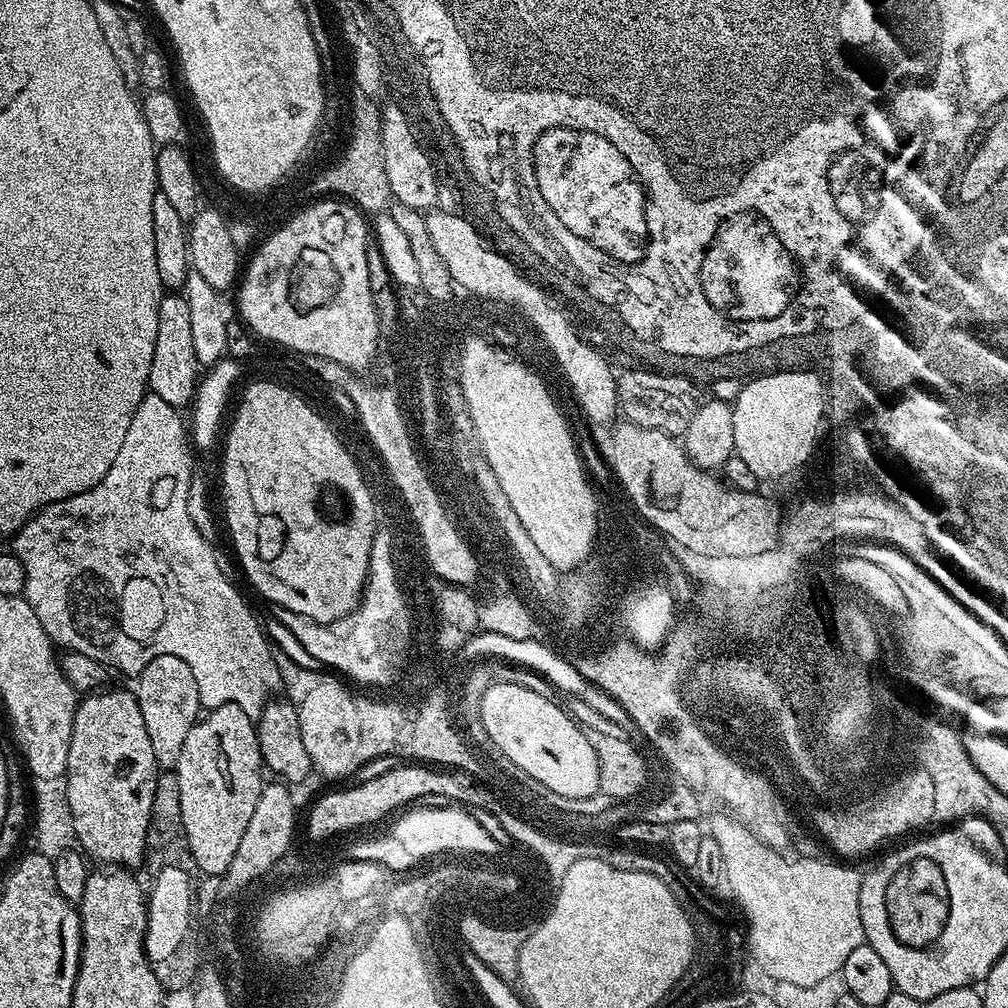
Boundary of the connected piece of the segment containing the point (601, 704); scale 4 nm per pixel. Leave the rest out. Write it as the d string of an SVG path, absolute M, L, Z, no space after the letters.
M496 633L494 636L480 636L477 640L472 640L468 645L468 656L479 655L496 655L501 662L509 664L518 664L522 668L530 668L533 672L540 673L549 684L554 685L561 693L569 696L576 696L580 700L585 700L592 708L600 712L607 720L617 722L625 719L625 712L622 706L611 696L610 693L604 692L596 684L592 684L581 674L580 669L571 660L563 660L556 652L551 652L546 643L539 639L516 641L514 638L503 637L502 634Z

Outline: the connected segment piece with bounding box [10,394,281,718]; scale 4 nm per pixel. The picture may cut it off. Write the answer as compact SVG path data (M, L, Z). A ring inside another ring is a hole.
M151 394L144 395L142 402L138 402L138 410L134 410L134 418L130 418L130 430L126 430L126 438L122 442L122 447L118 449L118 458L114 458L114 466L110 466L106 478L102 478L98 486L82 494L74 494L65 500L48 504L32 515L11 537L10 552L18 558L22 570L25 571L22 595L34 610L34 614L38 614L38 622L46 630L53 645L69 652L86 655L87 658L97 660L106 669L121 672L129 678L139 676L146 662L158 658L158 654L174 654L174 658L182 658L182 662L190 666L194 682L198 682L201 709L211 710L223 704L237 704L242 706L242 710L246 710L248 716L256 718L268 701L273 699L275 692L272 691L277 691L281 687L278 668L272 657L273 645L264 637L255 614L248 609L248 604L240 597L239 590L224 577L224 572L216 561L213 545L199 533L191 521L187 510L187 498L192 478L194 448L190 443L190 432L186 427L185 417L183 420L180 416L183 415L177 408L170 406L170 402Z

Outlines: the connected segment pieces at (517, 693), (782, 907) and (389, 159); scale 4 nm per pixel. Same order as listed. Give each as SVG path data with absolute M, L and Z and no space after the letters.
M498 683L487 685L480 706L482 726L486 728L495 746L498 746L514 765L526 770L526 774L538 779L542 785L550 786L550 790L554 790L554 793L562 795L563 798L592 800L600 792L598 754L594 752L594 746L590 746L579 724L555 699L534 694L534 690L526 690L526 686Z
M728 816L714 817L710 834L727 855L723 879L732 881L743 901L739 911L748 919L746 936L755 945L758 962L770 974L799 988L837 975L847 955L865 943L860 913L861 873L847 863L831 864L824 858L813 863L788 862L781 851L764 844L747 825Z
M399 103L384 104L382 116L382 152L384 168L388 176L391 197L399 204L426 212L433 209L438 200L438 184L433 159L429 151L418 144L419 139L410 119Z

